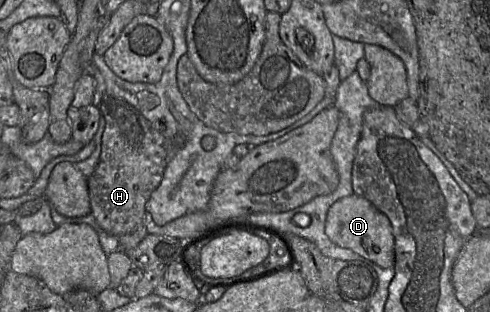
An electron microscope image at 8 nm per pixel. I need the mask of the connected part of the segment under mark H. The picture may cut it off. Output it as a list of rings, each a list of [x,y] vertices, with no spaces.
[[[106,92],[102,96],[99,108],[105,117],[106,125],[98,164],[88,178],[91,214],[105,232],[118,239],[120,249],[130,250],[148,235],[144,224],[146,202],[159,186],[167,164],[183,147],[186,139],[183,135],[166,135],[126,100]]]

